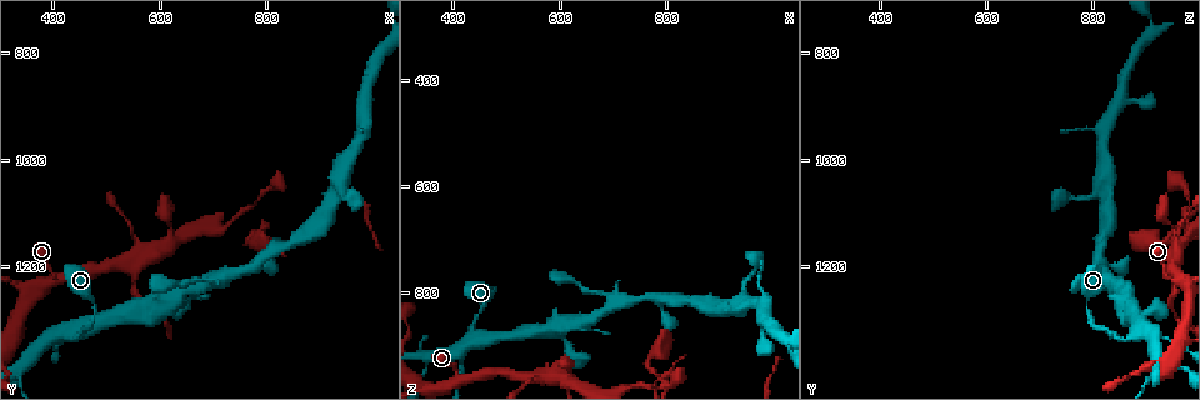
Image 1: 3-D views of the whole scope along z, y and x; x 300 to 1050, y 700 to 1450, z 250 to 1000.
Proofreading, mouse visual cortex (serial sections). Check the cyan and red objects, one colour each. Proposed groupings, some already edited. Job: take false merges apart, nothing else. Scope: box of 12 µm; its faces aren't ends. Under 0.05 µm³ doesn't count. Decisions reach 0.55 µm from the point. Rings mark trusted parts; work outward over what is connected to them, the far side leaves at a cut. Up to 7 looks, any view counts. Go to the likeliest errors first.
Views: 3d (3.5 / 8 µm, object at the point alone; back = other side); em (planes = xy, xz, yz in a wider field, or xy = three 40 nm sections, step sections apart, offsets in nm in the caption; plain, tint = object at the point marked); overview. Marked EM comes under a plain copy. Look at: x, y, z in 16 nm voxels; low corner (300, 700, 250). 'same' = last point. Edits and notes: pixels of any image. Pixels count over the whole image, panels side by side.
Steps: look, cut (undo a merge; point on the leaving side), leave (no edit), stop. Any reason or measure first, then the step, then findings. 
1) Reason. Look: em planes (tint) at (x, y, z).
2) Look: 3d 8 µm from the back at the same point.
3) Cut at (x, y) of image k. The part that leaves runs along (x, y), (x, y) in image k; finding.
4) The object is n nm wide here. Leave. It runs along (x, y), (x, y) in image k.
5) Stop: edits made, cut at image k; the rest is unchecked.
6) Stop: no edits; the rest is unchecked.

Look: 3d 8 µm at (405, 1230, 955).

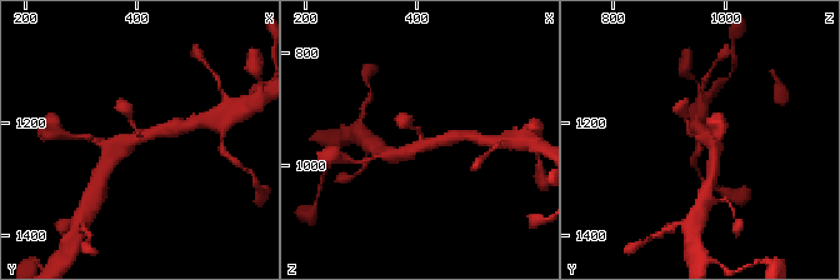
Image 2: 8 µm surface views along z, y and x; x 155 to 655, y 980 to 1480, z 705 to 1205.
Look: em planes (tint) at (410, 1225, 960).

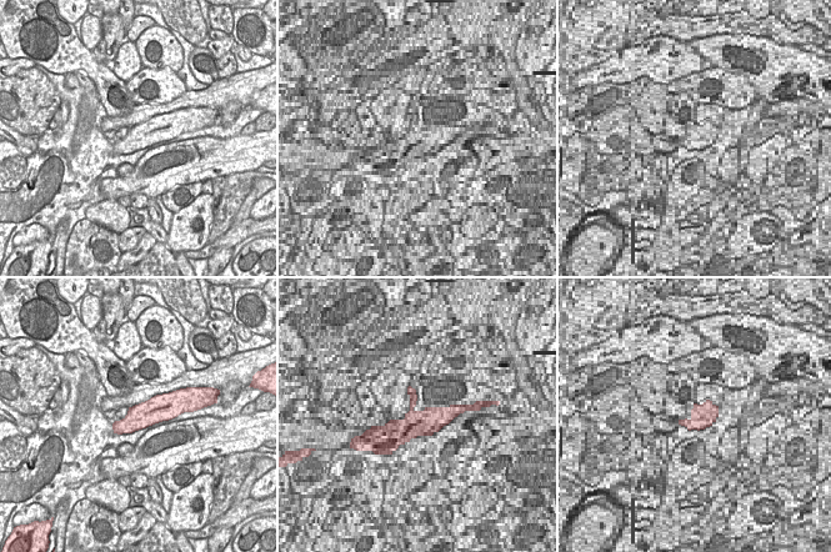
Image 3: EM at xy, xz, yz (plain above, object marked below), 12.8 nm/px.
The object is 320 nm wide here. Leave. It runs along (129, 114), (143, 139), (174, 128) in image 2; one cell here.

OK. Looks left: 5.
Small branch off a trunk. Look: 3d 8 µm at (545, 1200, 960).

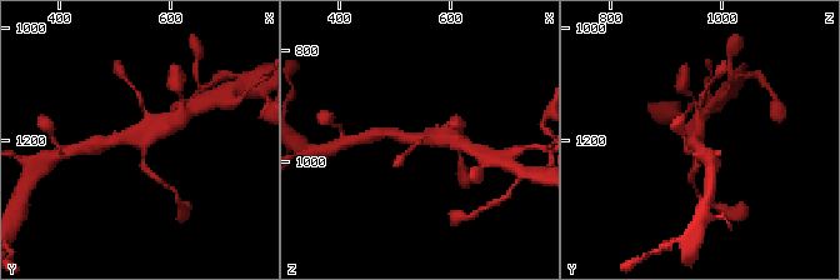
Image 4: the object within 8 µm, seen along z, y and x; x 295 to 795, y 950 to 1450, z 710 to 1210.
4 arms meet here; the arms are 200, 200, 300, 450 nm wide; now the EM. Look: em xy step 2 (tint) at (545, 1200, 955).

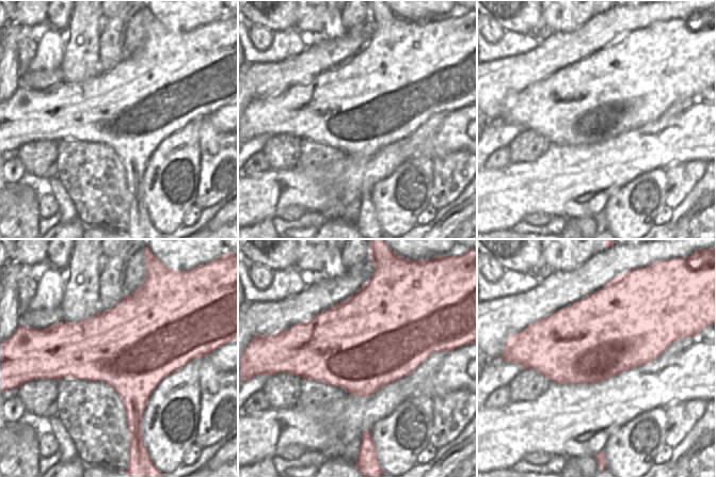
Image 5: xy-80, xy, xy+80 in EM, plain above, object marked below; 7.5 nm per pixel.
The object is 700 nm wide here. Leave. It runs along (103, 143), (139, 139), (171, 120) in image 4; one cell here.

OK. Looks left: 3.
Small branch off a trunk. Look: 3d 3.5 µm at (450, 1330, 880).

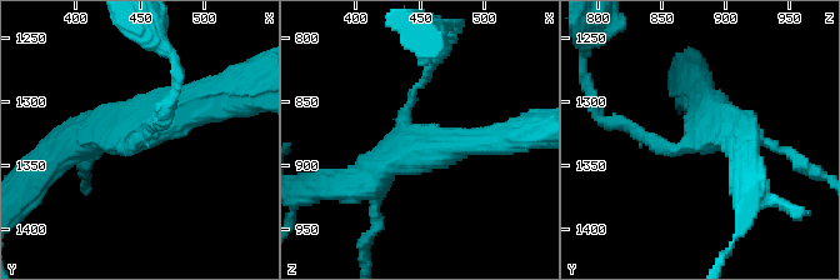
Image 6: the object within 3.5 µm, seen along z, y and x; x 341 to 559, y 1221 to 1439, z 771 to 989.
3 arms meet here; the arms are 150, 400, 400 nm wide. Look: em xy step 5 (tint) at (448, 1328, 884).

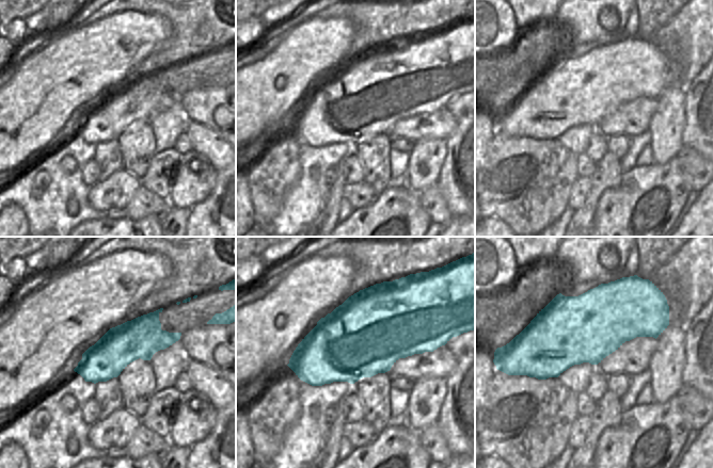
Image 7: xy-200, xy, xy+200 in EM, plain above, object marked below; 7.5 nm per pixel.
Leave. It runs along (638, 130), (689, 149), (701, 103) in image 6; all the same cell.

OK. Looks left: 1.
Stop: no edits; the rest is unchecked.

